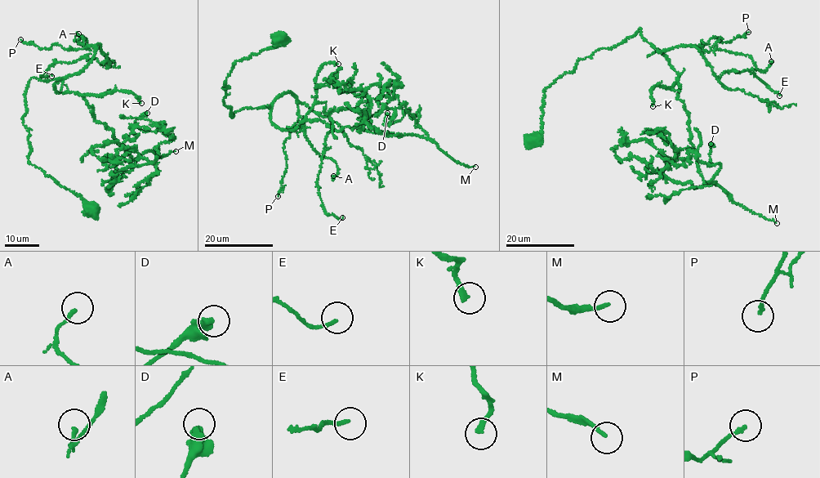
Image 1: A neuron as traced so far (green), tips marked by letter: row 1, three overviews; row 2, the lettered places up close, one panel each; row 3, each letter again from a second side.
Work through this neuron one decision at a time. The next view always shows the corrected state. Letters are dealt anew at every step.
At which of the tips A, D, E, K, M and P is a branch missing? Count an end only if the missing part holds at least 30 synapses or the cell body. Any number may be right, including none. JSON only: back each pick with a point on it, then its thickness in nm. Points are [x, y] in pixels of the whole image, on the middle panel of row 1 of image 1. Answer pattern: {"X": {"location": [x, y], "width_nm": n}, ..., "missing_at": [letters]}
{"K": {"location": [338, 64], "width_nm": 240}, "M": {"location": [475, 167], "width_nm": 170}, "missing_at": ["K", "M"]}

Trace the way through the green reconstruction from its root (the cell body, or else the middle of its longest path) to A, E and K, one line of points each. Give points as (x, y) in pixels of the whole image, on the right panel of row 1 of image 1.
A: (534, 140), (545, 89), (578, 60), (640, 29), (661, 52), (720, 49), (749, 55), (761, 71), (771, 61)
E: (534, 140), (545, 89), (578, 60), (640, 29), (661, 52), (696, 47), (717, 76), (749, 70), (779, 96)
K: (534, 140), (545, 89), (578, 60), (640, 29), (679, 74), (670, 88), (652, 87), (652, 106)

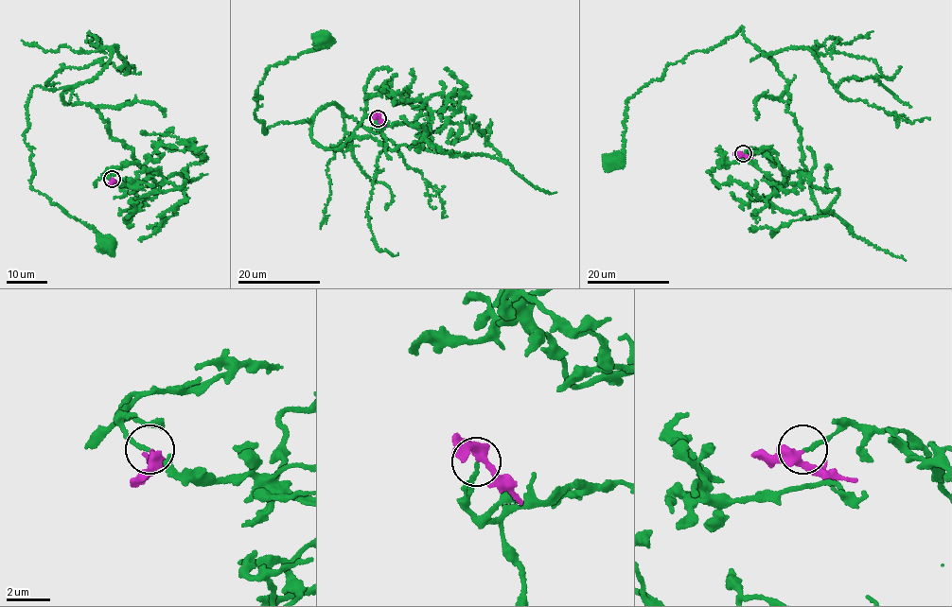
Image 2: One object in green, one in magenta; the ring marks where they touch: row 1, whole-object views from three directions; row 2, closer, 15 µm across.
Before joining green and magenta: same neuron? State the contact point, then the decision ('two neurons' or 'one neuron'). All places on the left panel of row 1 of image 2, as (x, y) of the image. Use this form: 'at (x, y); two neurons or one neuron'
at (112, 179); one neuron

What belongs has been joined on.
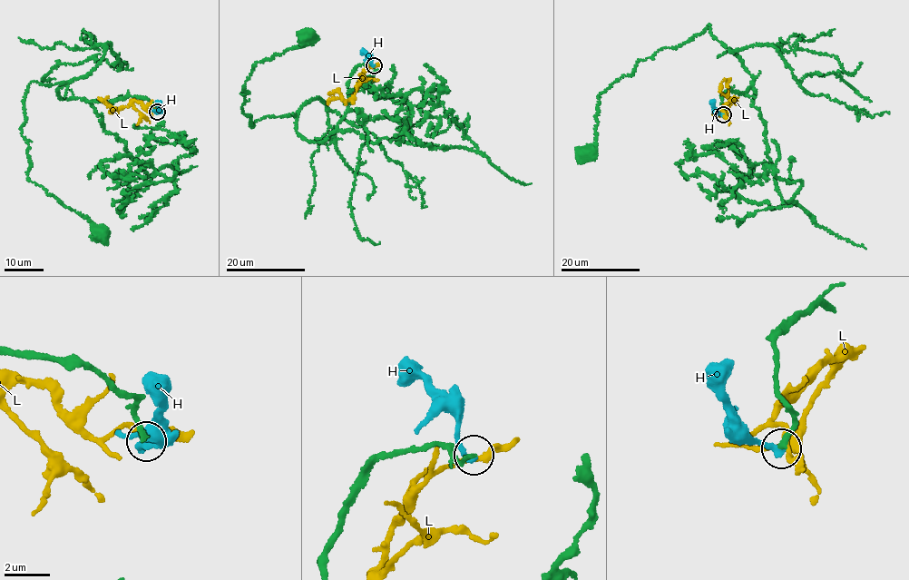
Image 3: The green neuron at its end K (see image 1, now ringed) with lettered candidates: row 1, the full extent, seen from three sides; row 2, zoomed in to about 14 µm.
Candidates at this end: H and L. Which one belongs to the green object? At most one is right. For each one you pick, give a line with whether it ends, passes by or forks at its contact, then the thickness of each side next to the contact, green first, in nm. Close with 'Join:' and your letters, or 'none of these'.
Join: none of these

